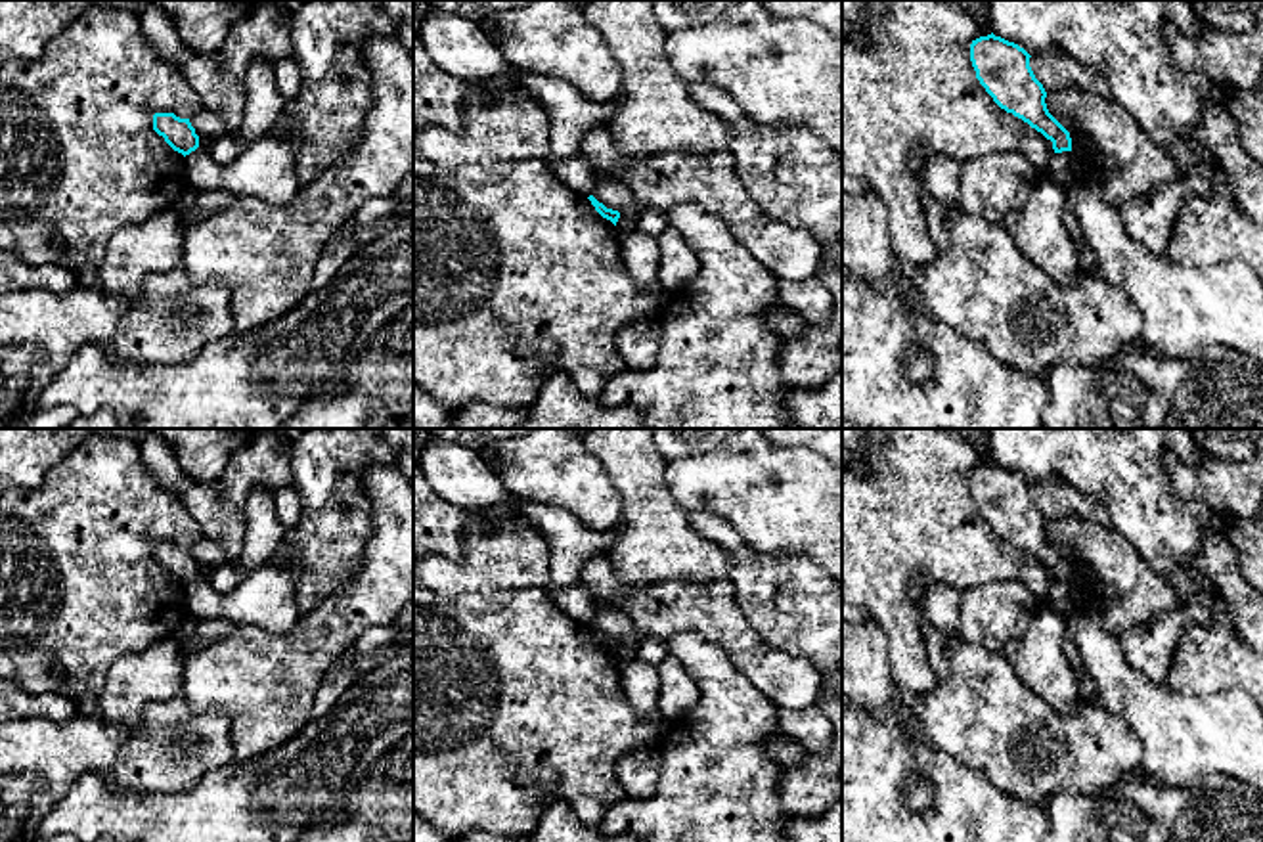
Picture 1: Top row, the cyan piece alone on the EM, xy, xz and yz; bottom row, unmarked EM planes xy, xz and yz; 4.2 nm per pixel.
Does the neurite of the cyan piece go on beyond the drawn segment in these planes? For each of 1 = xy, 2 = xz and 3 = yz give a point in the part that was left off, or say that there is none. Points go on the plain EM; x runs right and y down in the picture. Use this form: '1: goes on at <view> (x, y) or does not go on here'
1: does not go on here
2: does not go on here
3: does not go on here

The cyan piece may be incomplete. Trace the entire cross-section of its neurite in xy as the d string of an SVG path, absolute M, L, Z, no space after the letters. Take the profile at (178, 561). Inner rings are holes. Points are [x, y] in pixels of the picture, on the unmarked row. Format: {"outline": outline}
{"outline": "M155 542L153 559L184 586L199 576L199 565L189 547L180 547L174 542Z"}

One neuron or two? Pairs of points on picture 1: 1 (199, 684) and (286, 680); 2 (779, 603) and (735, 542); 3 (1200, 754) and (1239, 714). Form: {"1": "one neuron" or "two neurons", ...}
{"1": "one neuron", "2": "one neuron", "3": "one neuron"}

